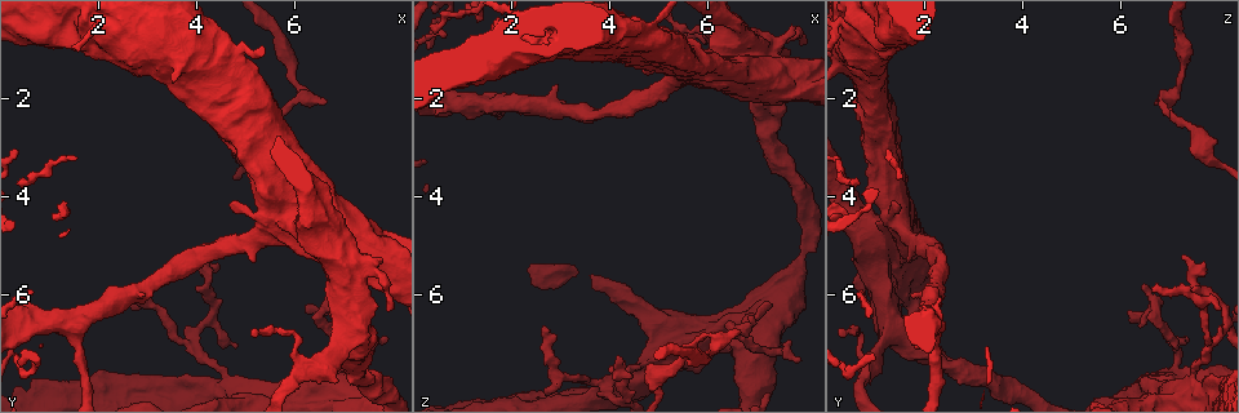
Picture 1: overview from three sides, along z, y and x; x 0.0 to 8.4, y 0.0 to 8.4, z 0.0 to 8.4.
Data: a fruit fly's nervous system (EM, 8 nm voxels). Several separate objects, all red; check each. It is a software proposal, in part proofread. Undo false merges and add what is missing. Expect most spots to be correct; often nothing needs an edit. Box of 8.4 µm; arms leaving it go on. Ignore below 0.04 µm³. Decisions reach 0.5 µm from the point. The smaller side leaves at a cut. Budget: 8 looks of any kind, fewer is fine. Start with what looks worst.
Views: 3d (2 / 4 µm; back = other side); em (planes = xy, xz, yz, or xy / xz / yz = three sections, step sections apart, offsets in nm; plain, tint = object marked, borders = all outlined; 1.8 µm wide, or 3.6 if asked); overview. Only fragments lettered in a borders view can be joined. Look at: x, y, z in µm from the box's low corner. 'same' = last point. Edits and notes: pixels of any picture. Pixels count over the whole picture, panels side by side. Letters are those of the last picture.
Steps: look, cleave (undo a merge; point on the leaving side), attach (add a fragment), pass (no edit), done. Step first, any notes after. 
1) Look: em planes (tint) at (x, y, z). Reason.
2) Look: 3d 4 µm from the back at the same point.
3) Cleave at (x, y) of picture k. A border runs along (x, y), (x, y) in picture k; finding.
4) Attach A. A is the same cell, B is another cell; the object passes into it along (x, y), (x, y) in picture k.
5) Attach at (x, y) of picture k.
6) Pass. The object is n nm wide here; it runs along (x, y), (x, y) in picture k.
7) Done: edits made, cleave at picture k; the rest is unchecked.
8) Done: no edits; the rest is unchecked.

Look: em 3.6 µm xy step 8 (tint) at (1.75, 0.55, 0.90). Calibre changes.

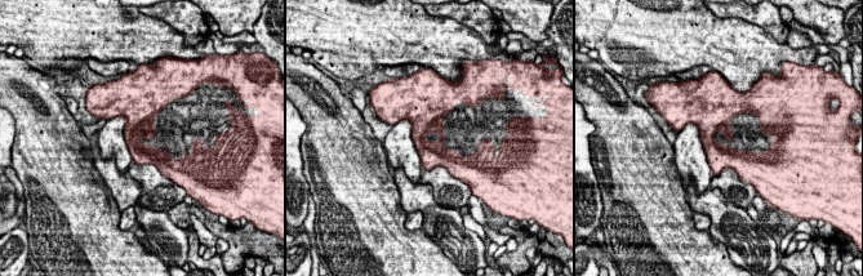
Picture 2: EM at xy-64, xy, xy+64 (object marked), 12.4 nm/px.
Look: em 3.6 µm planes (borders) at the same point. Cut it another way.

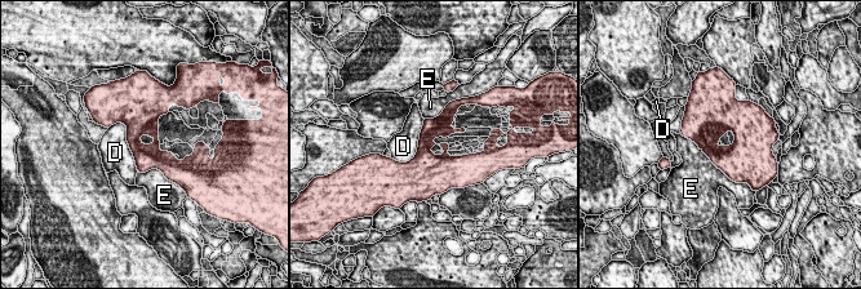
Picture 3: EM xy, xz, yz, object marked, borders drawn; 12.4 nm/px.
Pass. D and E are other cells; a border runs along (115, 121), (127, 128), (137, 172) in picture 3; all the same neuron.

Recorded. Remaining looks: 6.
Look: em 3.6 µm planes (tint) at (7.00, 5.25, 1.00).

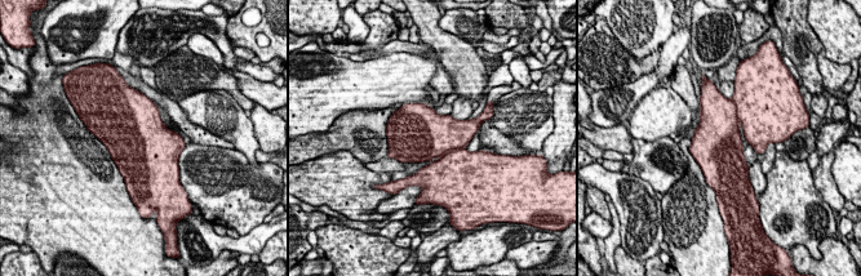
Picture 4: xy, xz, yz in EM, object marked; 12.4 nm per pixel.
Look: em 3.6 µm planes (borders) at the same point.

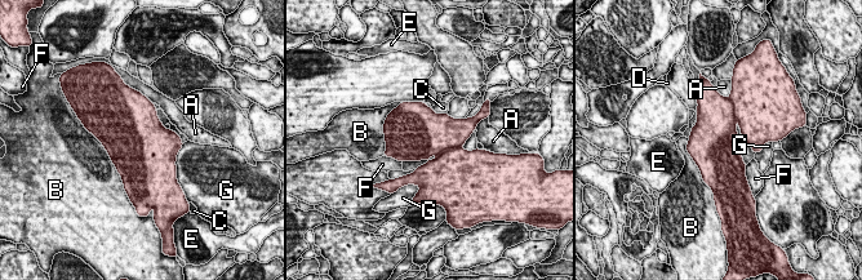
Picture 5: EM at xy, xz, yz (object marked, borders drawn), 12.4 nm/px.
Cleave at (715, 116) of picture 5. A, B, C, D, E, F and G are other cells; a border runs along (728, 98), (736, 119) in picture 5; two neurons meet here.

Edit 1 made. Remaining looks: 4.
Look: 3d 2 µm from the back at (6.65, 2.05, 6.75). Thin end.

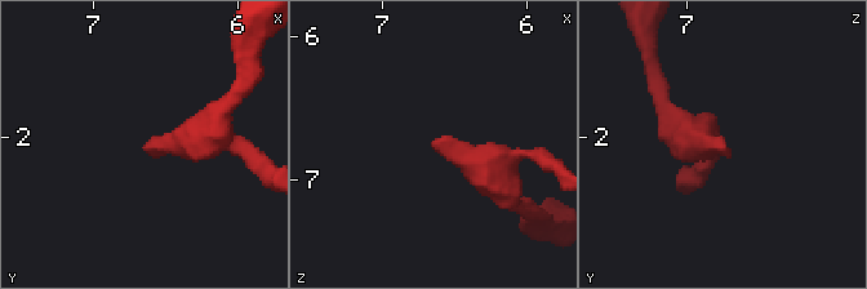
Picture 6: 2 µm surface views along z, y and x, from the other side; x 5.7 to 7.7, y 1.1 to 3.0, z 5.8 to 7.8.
Look: em planes (borders) at (6.64, 2.08, 6.74). Shape alone is not enough.

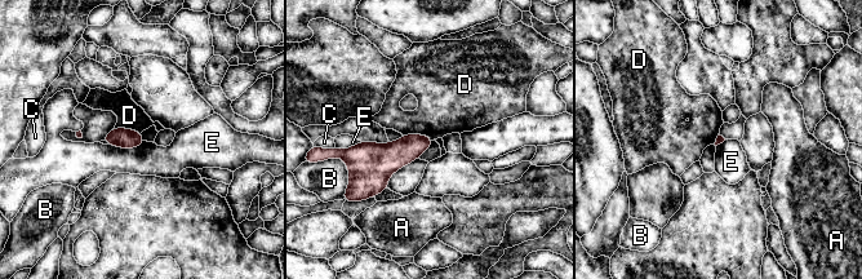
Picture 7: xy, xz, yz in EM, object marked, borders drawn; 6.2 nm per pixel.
Pass. A, B, C, D and E are other cells; a border runs along (145, 141), (129, 147), (109, 145) in picture 7; no lettered fragment goes on from it.

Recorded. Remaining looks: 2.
Done: edits made, cleave at picture 5; the rest is unchecked.

